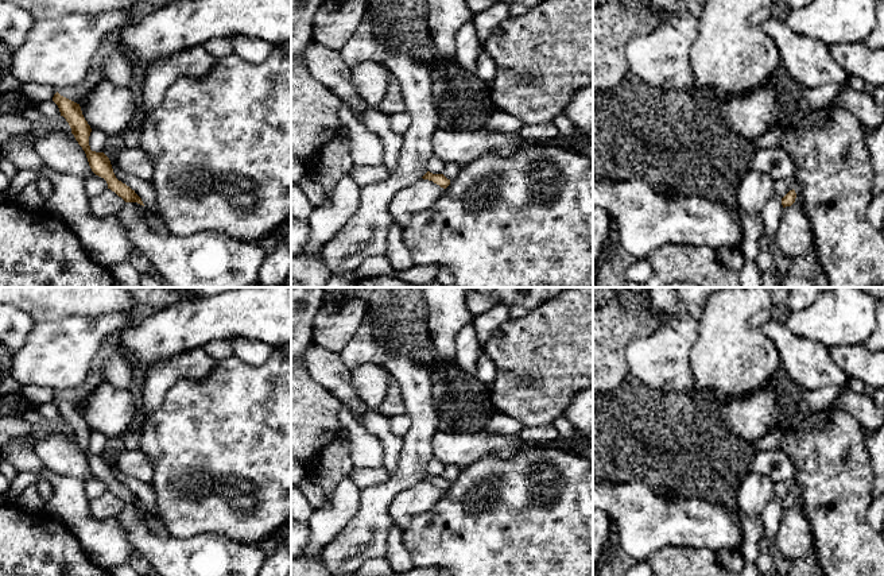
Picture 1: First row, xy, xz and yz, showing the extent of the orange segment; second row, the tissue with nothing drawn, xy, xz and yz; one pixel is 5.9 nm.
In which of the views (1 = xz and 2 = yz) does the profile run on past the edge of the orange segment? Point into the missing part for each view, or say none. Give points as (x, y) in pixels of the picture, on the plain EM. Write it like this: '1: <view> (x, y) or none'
1: none
2: none

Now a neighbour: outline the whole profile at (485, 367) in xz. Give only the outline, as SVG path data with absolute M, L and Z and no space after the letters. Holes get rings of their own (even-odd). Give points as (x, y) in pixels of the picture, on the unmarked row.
M482 352L478 359L476 375L491 393L496 379L496 366L485 352Z

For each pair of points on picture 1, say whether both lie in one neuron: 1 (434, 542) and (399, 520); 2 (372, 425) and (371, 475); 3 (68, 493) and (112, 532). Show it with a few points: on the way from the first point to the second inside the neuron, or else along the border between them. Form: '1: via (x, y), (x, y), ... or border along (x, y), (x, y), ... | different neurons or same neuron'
1: border along (433, 506), (418, 513), (403, 532) | different neurons
2: border along (383, 466), (390, 476) | different neurons
3: via (72, 506), (99, 532) | same neuron

